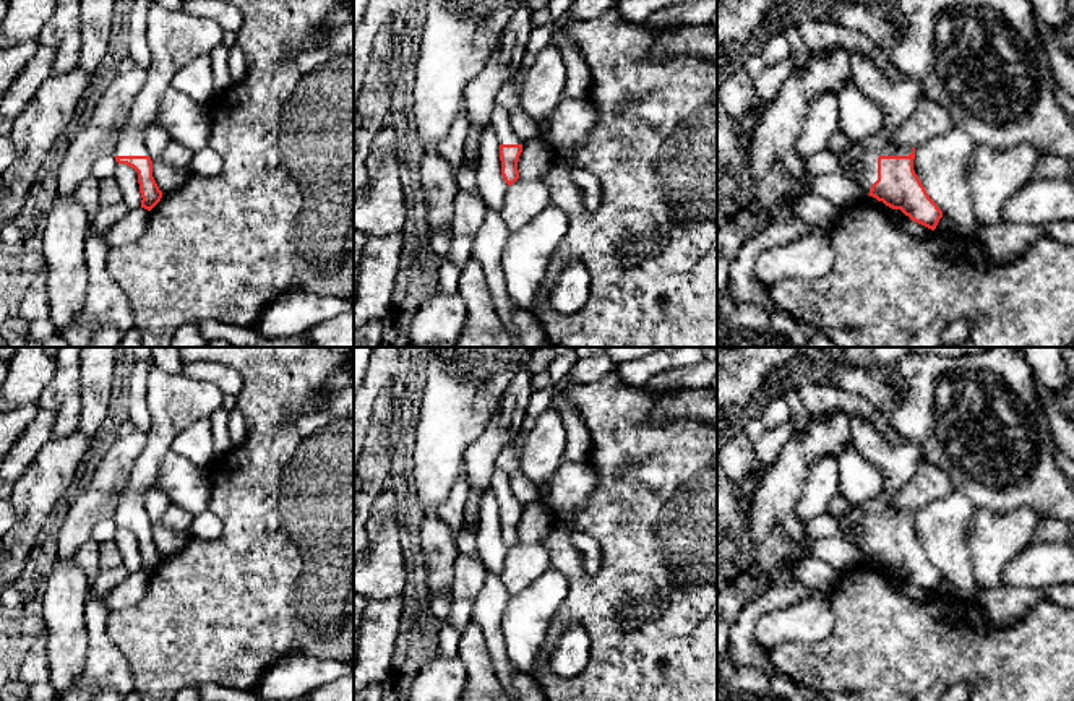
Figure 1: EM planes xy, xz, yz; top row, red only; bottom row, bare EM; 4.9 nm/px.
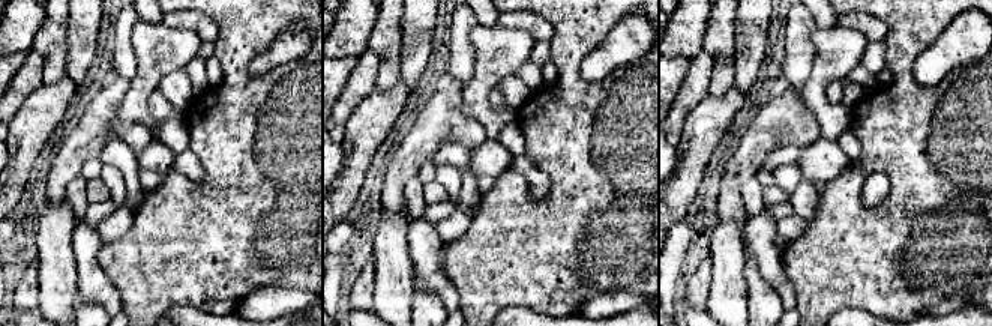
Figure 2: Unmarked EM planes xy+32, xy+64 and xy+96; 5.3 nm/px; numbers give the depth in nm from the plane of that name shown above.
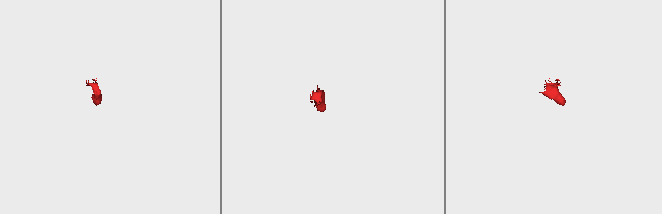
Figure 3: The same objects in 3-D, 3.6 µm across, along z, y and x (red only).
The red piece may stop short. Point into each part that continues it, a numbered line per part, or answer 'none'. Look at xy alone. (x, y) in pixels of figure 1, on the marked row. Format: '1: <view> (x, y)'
1: xy (176, 38)

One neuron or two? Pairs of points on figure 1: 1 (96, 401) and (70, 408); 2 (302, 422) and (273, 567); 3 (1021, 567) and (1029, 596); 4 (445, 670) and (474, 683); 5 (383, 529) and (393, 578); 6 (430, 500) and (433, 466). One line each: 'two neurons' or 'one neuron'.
1: two neurons
2: one neuron
3: two neurons
4: two neurons
5: one neuron
6: one neuron

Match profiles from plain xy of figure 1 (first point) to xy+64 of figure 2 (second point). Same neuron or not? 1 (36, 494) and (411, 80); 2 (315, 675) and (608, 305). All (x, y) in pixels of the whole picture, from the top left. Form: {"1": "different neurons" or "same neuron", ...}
{"1": "different neurons", "2": "same neuron"}

